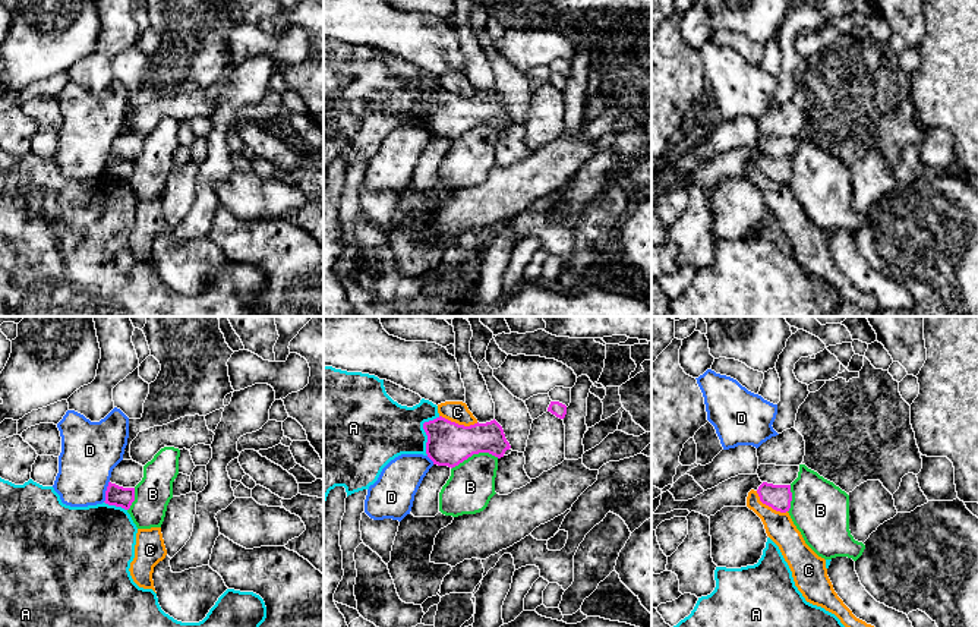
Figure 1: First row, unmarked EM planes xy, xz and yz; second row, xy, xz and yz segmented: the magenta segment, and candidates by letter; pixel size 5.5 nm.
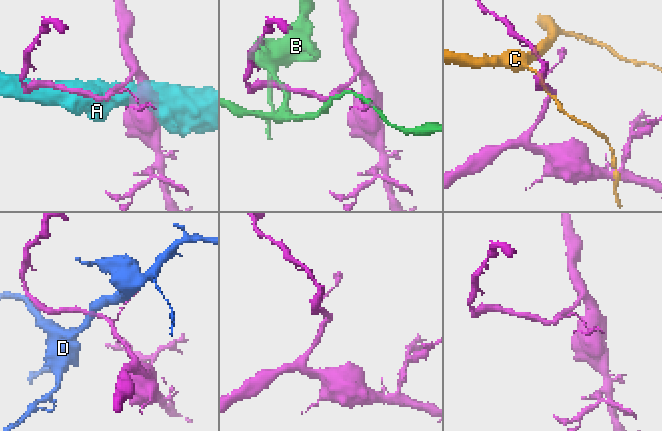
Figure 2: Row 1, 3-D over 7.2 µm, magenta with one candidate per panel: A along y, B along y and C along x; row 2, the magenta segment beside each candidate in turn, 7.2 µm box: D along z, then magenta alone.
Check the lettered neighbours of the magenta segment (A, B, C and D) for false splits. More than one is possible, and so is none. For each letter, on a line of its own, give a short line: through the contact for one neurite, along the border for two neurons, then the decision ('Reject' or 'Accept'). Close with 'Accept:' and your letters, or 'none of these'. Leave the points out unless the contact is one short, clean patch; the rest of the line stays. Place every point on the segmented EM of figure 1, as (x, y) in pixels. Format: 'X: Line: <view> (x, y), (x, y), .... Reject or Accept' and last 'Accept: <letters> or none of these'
A: Reject
B: Reject
C: Reject
D: Line: xy (109, 481), (103, 501). Reject
Accept: none of these

